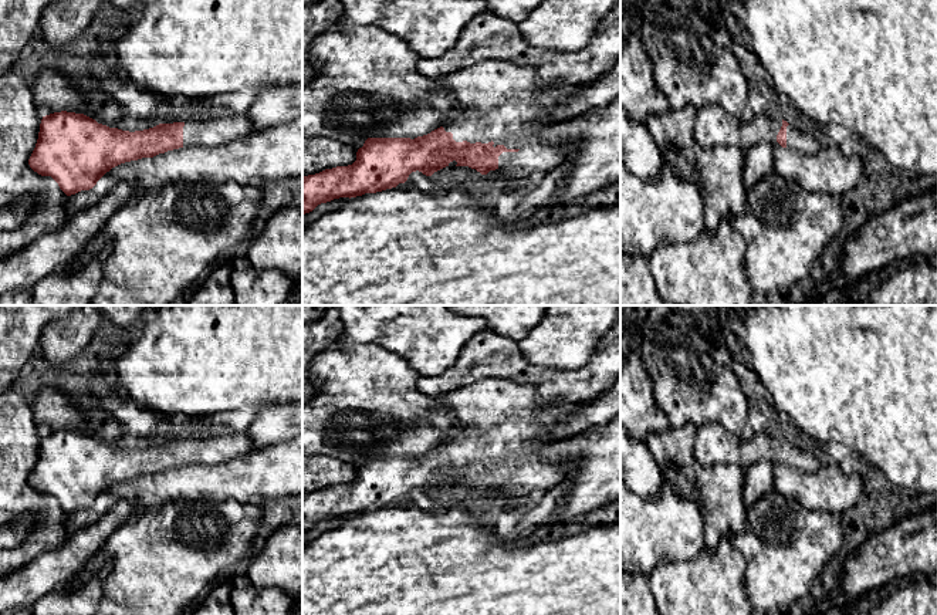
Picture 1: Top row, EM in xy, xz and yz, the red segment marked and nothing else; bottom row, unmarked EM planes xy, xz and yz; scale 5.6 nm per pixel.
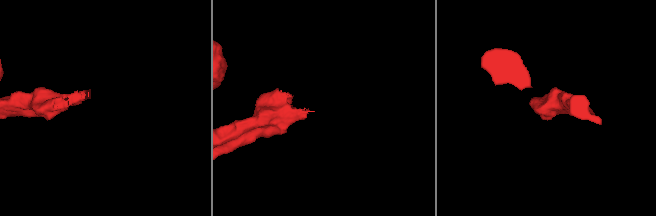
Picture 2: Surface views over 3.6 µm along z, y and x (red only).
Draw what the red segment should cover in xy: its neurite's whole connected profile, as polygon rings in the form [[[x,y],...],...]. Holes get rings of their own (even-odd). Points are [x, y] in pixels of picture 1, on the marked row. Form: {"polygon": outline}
{"polygon": [[[61,111],[43,116],[38,139],[28,165],[38,175],[51,176],[60,189],[67,196],[71,196],[81,190],[92,189],[106,172],[121,163],[153,158],[179,148],[216,148],[256,131],[246,112],[209,118],[203,122],[159,124],[149,129],[129,132],[98,124],[84,114]]]}

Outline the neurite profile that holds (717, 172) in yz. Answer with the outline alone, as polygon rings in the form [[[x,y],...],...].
[[[684,105],[679,111],[652,114],[645,122],[660,151],[663,162],[674,168],[681,180],[693,182],[704,203],[706,230],[714,232],[724,219],[741,214],[747,209],[747,187],[743,182],[744,152],[737,146],[703,149],[694,141],[696,108]]]

